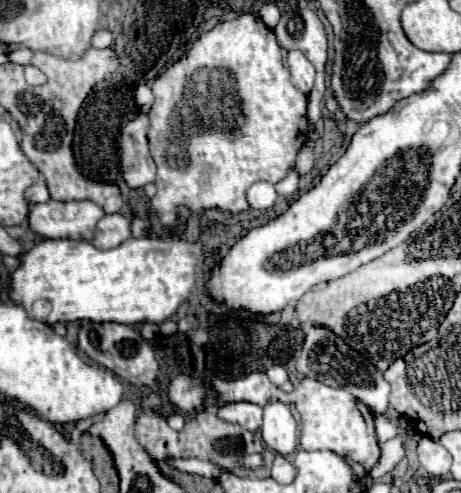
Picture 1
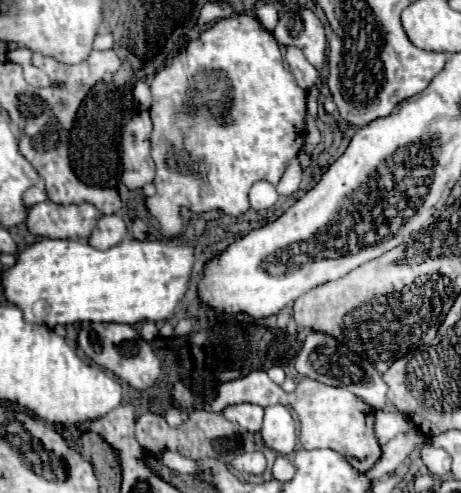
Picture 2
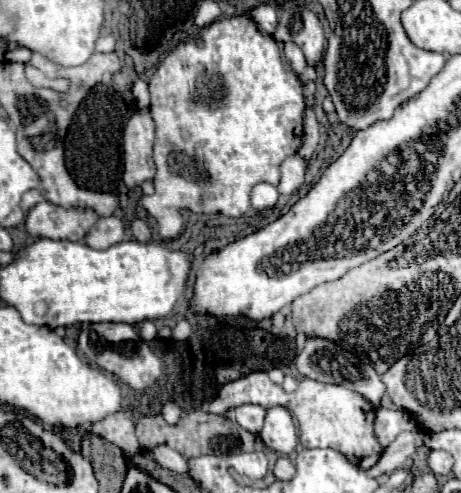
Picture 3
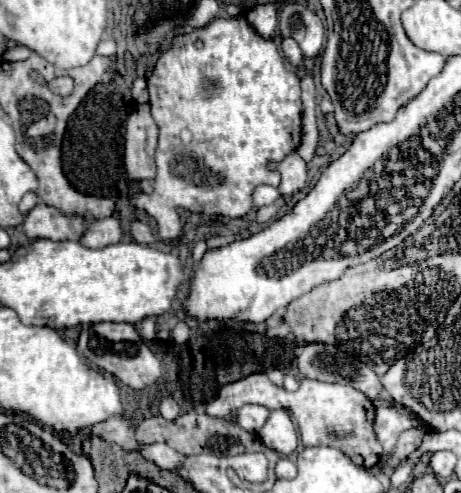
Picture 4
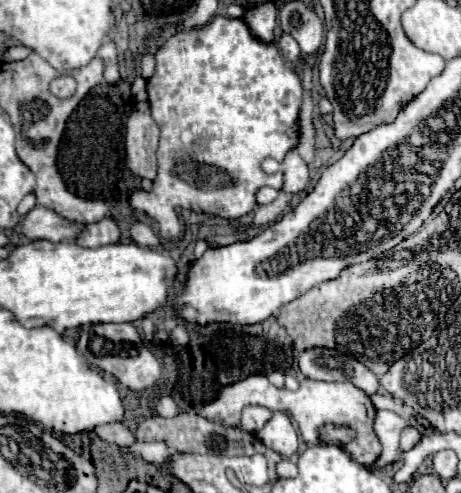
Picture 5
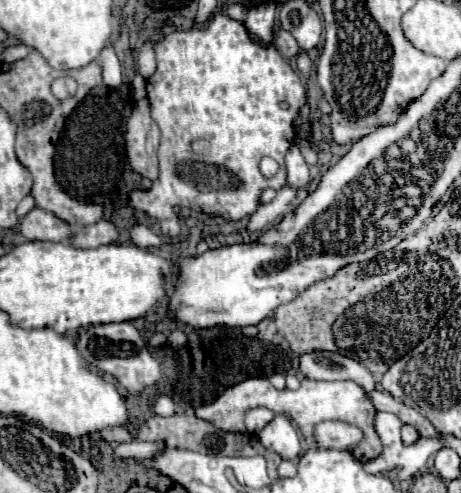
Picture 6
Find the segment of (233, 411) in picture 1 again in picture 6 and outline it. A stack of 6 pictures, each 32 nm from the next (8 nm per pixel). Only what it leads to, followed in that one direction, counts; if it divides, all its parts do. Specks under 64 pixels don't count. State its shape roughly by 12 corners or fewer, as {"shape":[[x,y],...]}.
{"shape":[[252,408],[246,414],[246,428],[258,434],[274,412],[268,408]]}

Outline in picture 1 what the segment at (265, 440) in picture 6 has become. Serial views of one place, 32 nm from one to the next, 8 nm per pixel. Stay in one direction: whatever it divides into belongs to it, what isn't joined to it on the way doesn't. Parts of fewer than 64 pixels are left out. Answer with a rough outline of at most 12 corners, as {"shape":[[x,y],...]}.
{"shape":[[282,402],[264,406],[262,438],[288,456],[296,450],[296,420]]}

